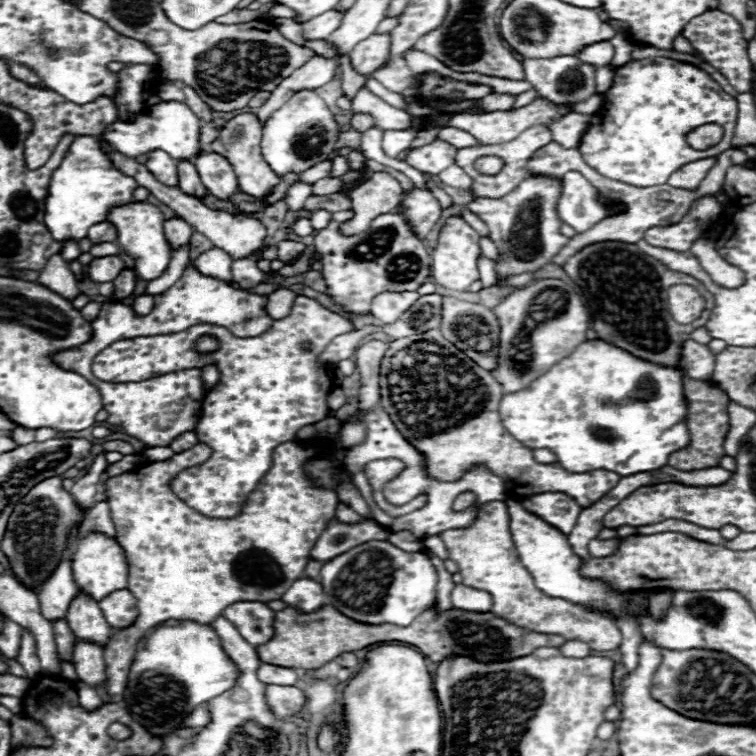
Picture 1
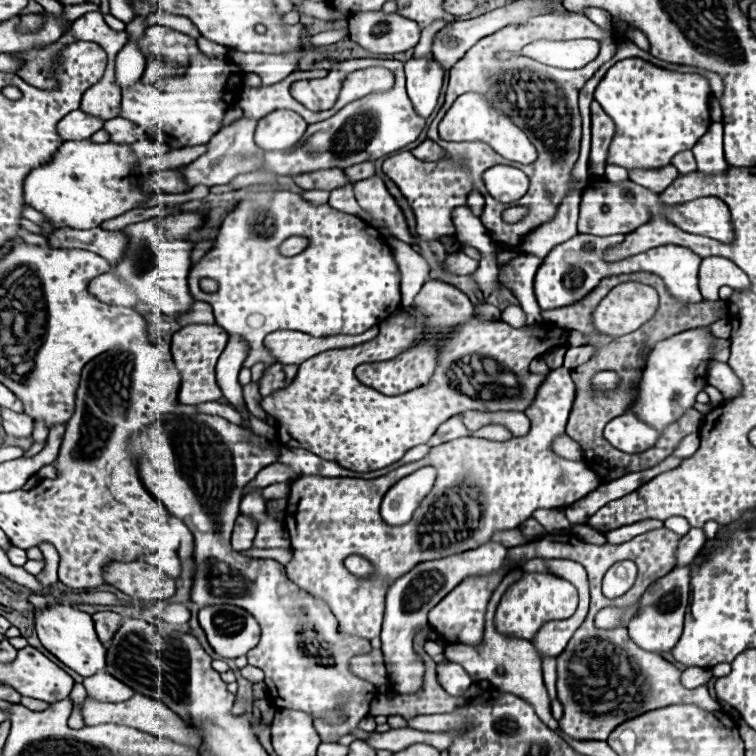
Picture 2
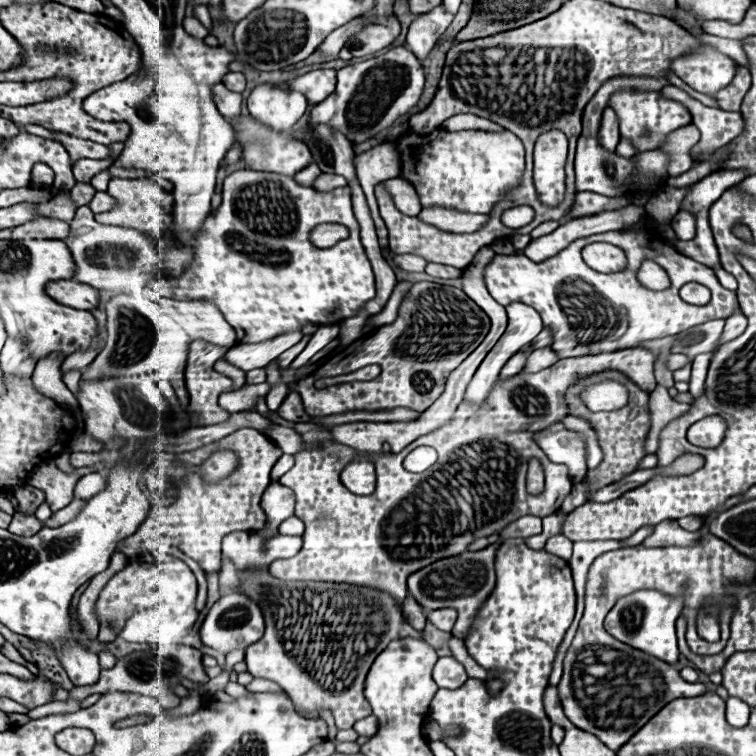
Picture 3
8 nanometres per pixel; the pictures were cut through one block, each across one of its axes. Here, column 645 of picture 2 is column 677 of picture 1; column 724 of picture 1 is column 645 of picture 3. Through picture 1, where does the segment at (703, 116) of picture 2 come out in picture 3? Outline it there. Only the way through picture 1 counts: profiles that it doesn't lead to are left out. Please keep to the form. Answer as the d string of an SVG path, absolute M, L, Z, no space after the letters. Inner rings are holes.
M616 92L610 98L610 106L616 110L620 120L620 136L630 138L638 152L658 148L666 140L668 132L682 128L692 120L690 112L680 102L666 100L660 92Z

